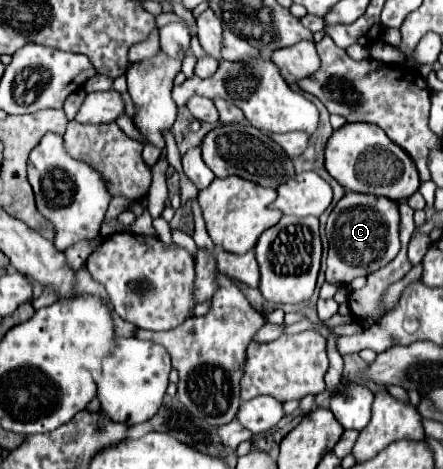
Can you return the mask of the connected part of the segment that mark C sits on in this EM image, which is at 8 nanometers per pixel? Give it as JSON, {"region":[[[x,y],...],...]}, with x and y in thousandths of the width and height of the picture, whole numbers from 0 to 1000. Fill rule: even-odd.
{"region":[[[781,409],[740,461],[740,571],[736,601],[754,610],[786,610],[808,588],[831,588],[871,567],[903,533],[898,512],[898,435],[867,418]]]}

